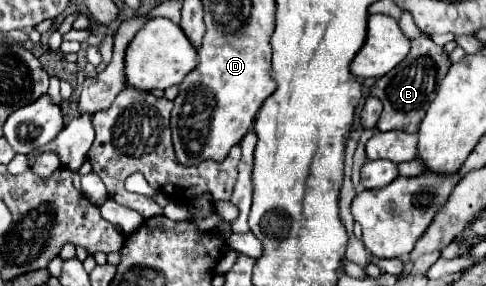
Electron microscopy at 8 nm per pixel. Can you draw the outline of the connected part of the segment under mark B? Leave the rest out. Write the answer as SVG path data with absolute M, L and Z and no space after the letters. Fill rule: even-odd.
M421 33L421 35L413 37L409 55L371 87L371 95L379 97L379 101L383 103L383 113L379 117L377 129L379 131L417 133L419 123L423 121L429 103L435 97L435 87L447 75L449 67L451 67L449 53L443 47L435 45L429 35Z

